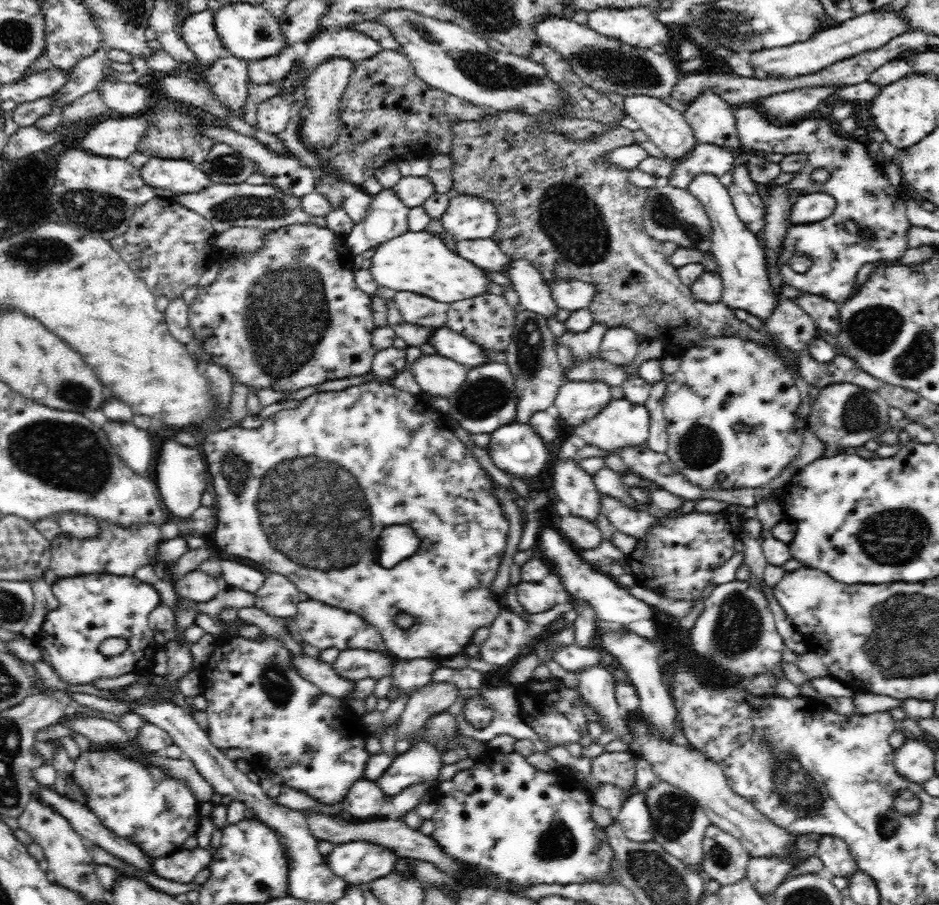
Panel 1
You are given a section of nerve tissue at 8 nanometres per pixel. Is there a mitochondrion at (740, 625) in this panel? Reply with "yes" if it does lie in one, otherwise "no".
yes

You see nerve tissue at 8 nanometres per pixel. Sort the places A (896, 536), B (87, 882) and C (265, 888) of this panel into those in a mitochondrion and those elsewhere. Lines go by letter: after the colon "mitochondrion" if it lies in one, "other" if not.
A: mitochondrion
B: mitochondrion
C: mitochondrion

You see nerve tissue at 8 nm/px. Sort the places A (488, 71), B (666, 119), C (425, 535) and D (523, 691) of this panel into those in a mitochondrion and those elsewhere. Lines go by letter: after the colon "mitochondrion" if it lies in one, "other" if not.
A: mitochondrion
B: other
C: other
D: other

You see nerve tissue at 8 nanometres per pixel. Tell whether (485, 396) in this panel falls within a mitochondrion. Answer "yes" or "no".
yes

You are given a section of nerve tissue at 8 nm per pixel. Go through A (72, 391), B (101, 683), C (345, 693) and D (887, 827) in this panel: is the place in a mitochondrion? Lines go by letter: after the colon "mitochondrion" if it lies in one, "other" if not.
A: mitochondrion
B: other
C: other
D: mitochondrion

